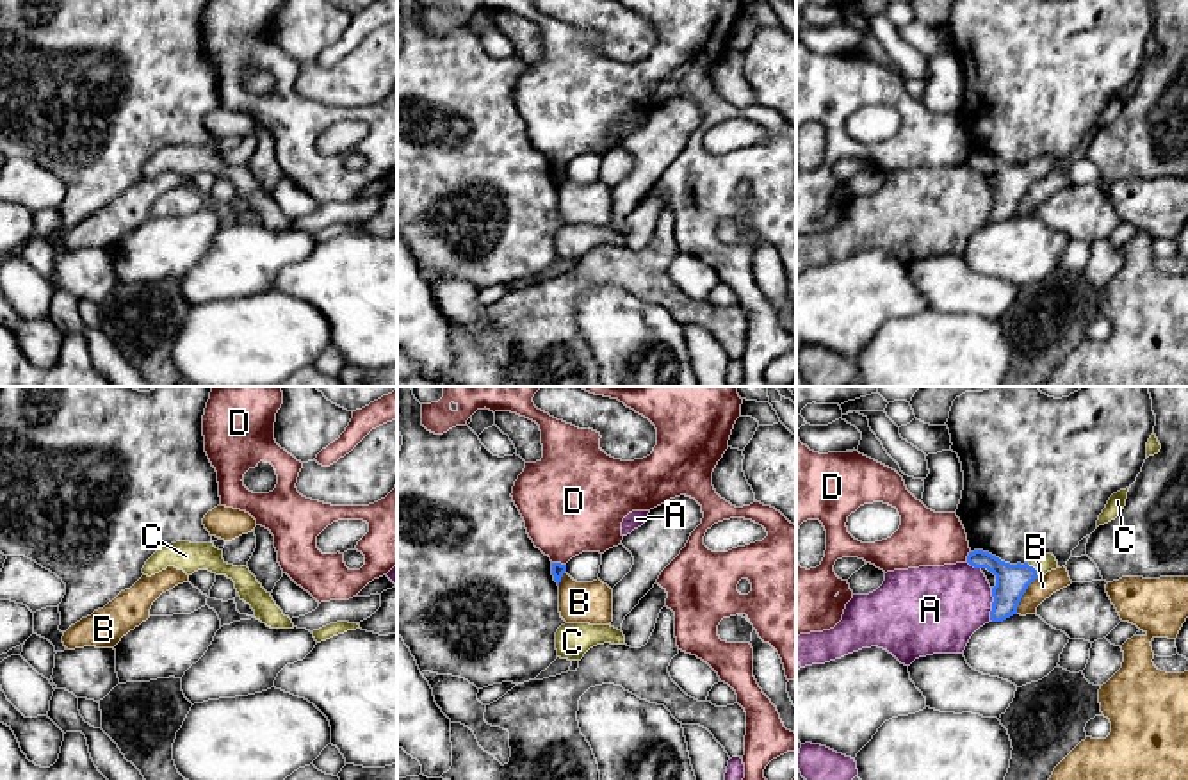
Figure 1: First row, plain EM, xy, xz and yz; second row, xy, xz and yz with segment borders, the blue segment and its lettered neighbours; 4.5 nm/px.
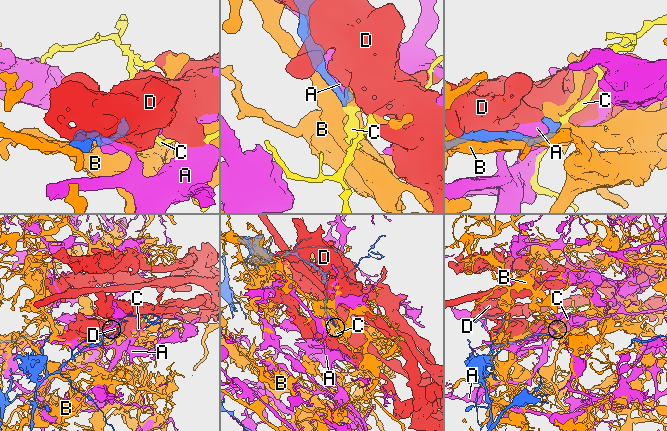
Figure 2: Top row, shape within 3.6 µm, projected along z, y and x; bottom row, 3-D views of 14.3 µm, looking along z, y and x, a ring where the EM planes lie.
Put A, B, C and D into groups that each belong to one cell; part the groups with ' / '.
A / B / C / D

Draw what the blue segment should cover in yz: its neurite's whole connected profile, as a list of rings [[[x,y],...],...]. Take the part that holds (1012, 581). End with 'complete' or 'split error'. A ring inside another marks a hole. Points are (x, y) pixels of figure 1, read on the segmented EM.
[[[974,550],[969,552],[967,563],[974,568],[987,568],[996,575],[996,586],[992,588],[992,622],[1003,622],[1017,614],[1019,602],[1028,586],[1038,575],[1046,575],[1047,572],[1060,568],[1053,554],[1040,554],[1024,565],[1010,565],[989,552]]]; split error

